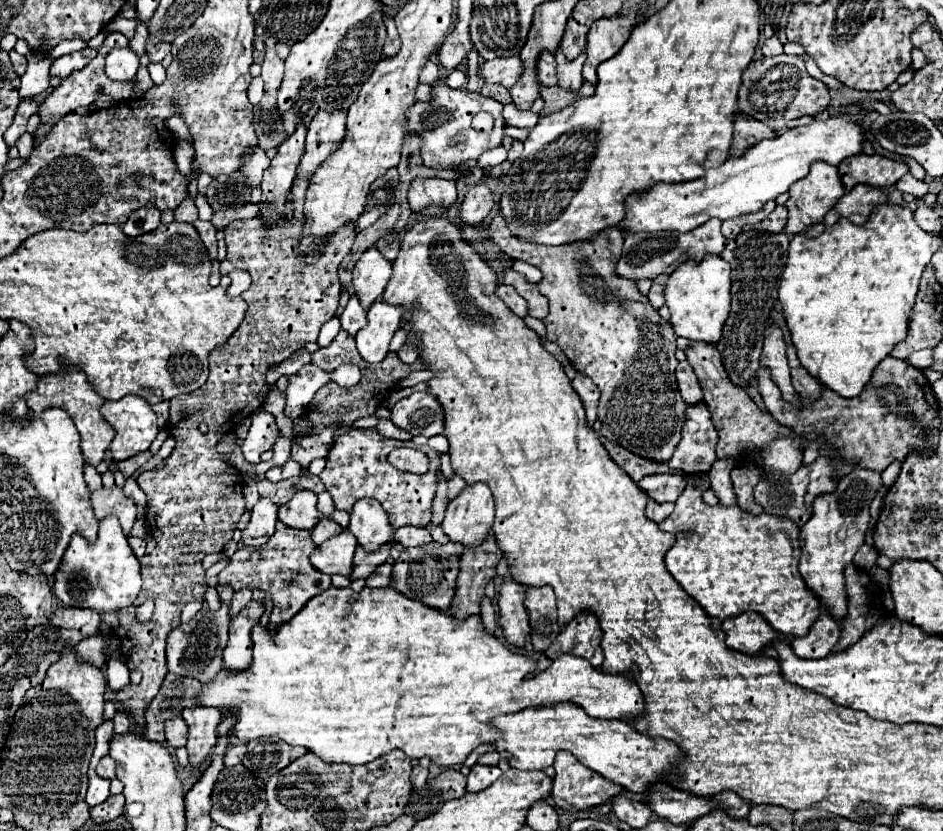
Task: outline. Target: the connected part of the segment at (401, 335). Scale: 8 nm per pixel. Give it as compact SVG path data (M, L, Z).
M410 323L408 325L404 325L404 327L401 327L404 329L398 329L396 333L394 334L394 337L391 339L390 345L389 345L389 350L391 352L397 353L402 345L405 343L408 333L410 333Z

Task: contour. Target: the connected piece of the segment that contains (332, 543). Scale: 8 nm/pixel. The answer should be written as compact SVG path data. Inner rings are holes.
M344 531L342 535L336 535L330 541L324 541L322 545L318 545L310 555L310 563L320 573L326 573L326 575L338 573L348 577L352 569L354 549L356 549L356 537Z

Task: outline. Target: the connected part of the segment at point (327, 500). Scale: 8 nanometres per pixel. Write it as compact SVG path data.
M326 491L318 495L318 511L320 511L324 517L332 517L332 513L334 513L332 497L330 497L330 495L326 495Z

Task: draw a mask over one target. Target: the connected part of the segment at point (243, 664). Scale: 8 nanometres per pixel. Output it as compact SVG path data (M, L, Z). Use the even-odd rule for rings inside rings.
M250 601L230 623L230 639L224 649L224 667L238 671L246 669L252 661L250 631L264 613L262 601Z

